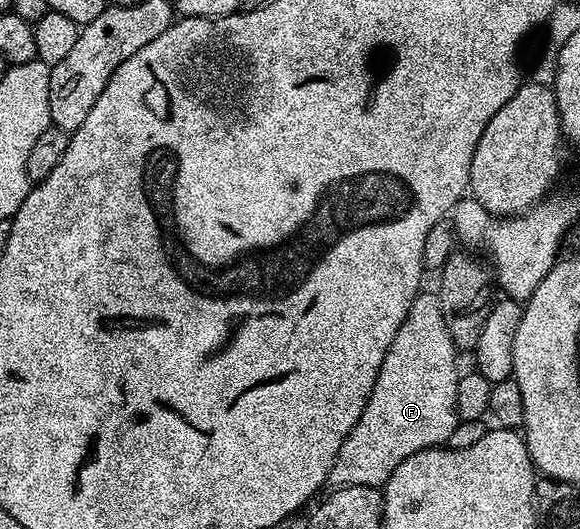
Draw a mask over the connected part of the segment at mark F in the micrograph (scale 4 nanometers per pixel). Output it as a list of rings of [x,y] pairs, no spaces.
[[[419,293],[413,304],[409,304],[405,324],[397,328],[397,336],[393,336],[393,344],[389,344],[385,360],[381,360],[381,368],[377,372],[373,392],[365,404],[365,412],[361,412],[361,420],[353,424],[353,432],[345,436],[345,444],[341,444],[337,460],[333,460],[333,468],[327,477],[332,487],[382,487],[383,483],[389,480],[393,468],[401,464],[401,460],[413,456],[413,452],[433,450],[447,443],[449,436],[453,436],[453,428],[461,421],[457,412],[457,384],[461,369],[459,370],[458,364],[455,363],[455,357],[457,351],[449,336],[449,328],[445,328],[438,297],[434,293]]]

